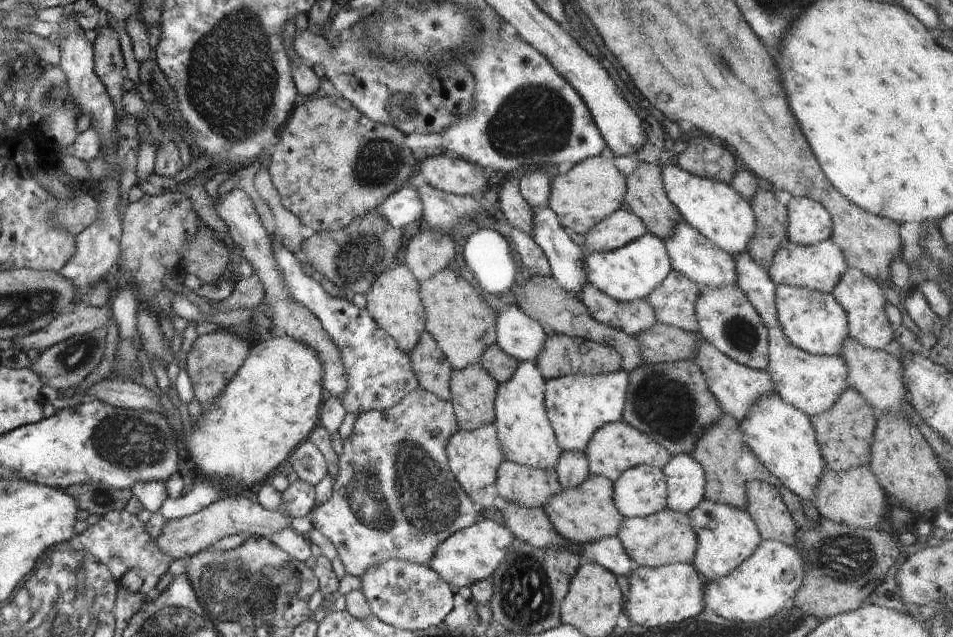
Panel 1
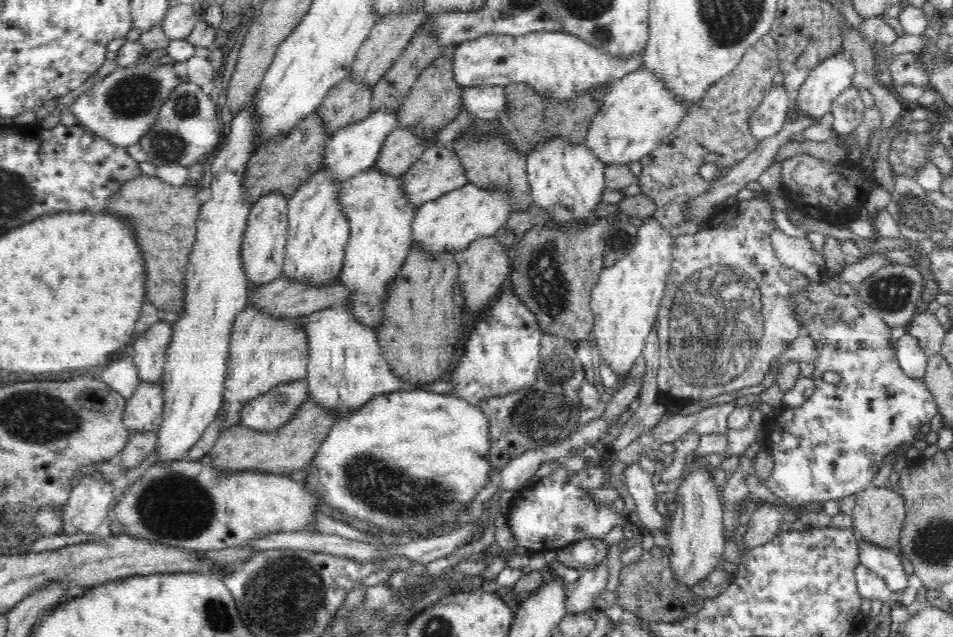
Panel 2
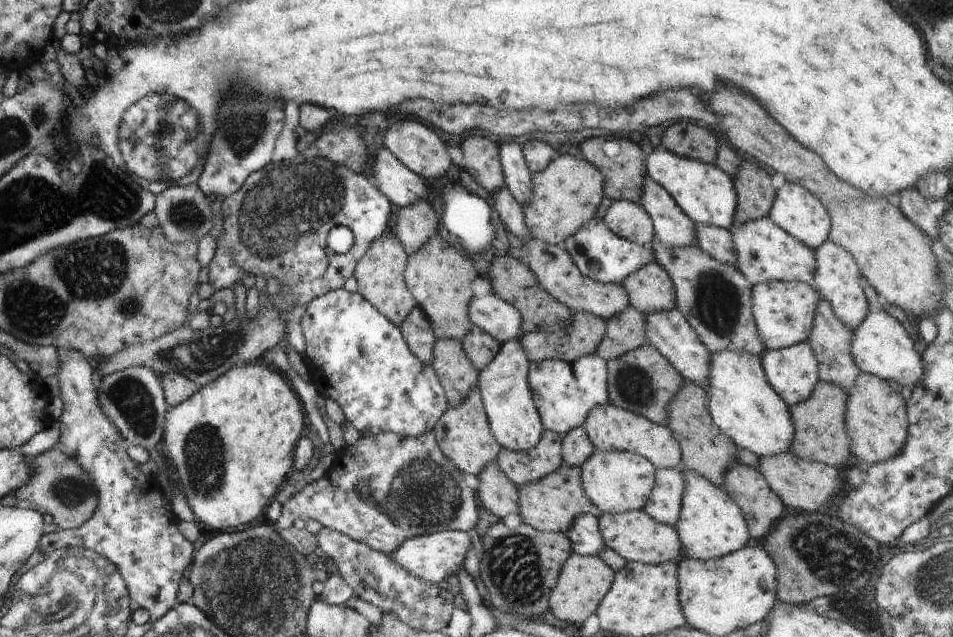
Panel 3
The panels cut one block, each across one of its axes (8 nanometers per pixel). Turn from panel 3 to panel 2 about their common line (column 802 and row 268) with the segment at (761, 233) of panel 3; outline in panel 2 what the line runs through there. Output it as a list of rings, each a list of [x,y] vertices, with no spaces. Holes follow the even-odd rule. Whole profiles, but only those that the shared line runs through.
[[[272,191],[264,193],[250,209],[241,249],[244,273],[251,286],[268,284],[283,274],[283,258],[286,253],[288,219],[288,198]]]

